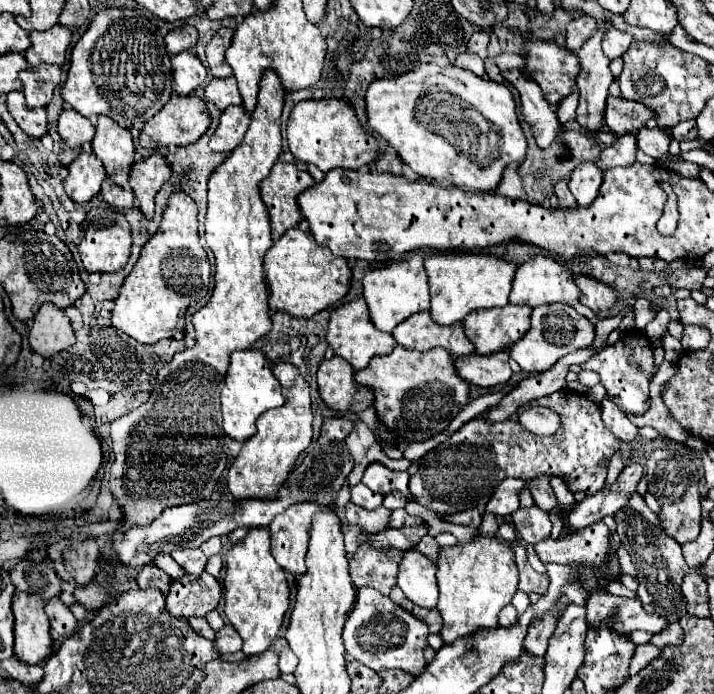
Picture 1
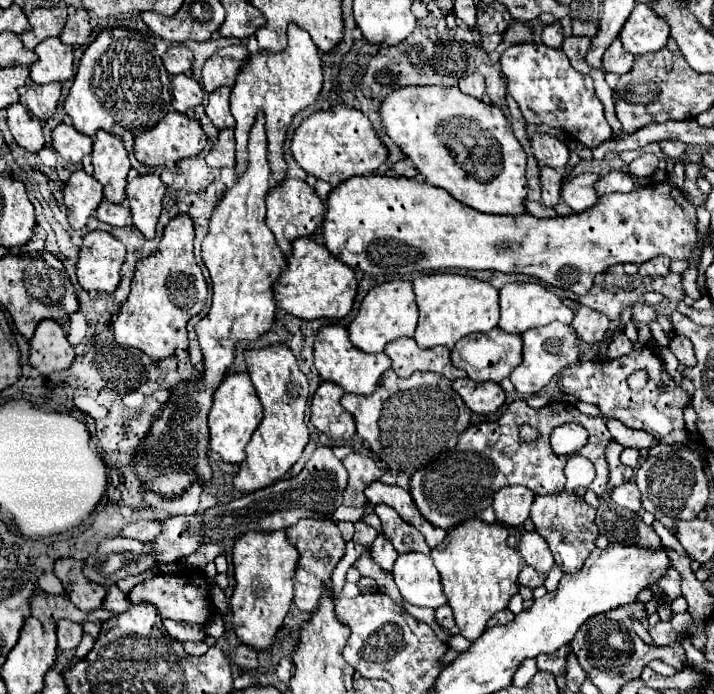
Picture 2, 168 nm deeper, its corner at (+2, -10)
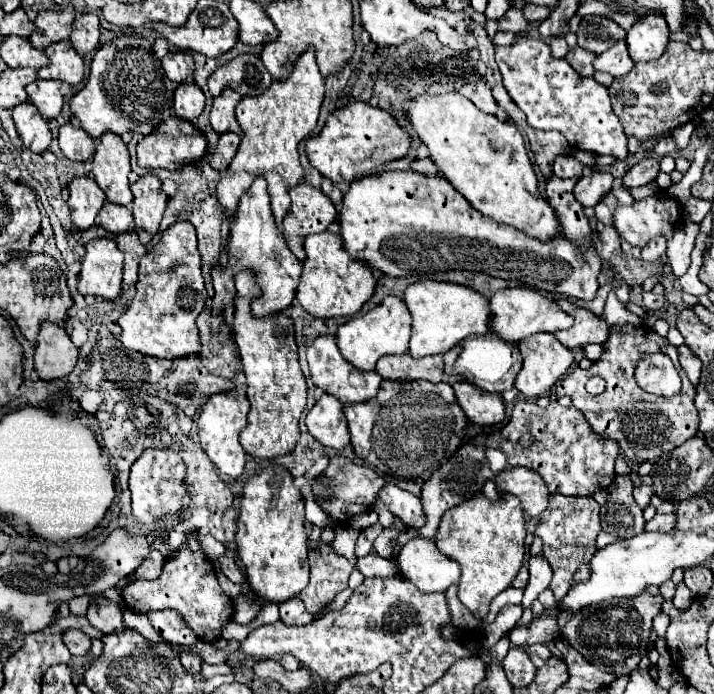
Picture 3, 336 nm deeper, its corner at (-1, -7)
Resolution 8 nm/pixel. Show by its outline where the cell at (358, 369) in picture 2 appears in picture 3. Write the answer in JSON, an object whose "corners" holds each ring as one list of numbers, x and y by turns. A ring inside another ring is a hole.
{"corners":[[322,335,318,337,308,349,306,349,306,359,310,363,310,379,316,387,324,389,324,393,334,395,336,399,340,399,340,403,362,403,362,401,370,401,378,389,382,379,378,377,378,373,370,371,370,373,358,373,358,369,354,369,352,365,346,365,346,361,342,361,342,355,338,353,338,345,334,341,332,335]]}

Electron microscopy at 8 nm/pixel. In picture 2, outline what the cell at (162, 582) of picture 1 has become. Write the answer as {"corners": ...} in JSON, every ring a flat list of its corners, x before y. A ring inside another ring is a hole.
{"corners":[[159,574,153,580,147,580,143,584,137,584,127,598,131,602,151,602,159,608,163,618,179,620,179,622,197,622,199,620,209,620,209,588,207,580,203,576,169,576,169,574]]}

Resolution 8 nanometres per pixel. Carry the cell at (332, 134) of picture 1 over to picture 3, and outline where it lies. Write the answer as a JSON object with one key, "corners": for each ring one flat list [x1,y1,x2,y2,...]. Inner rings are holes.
{"corners":[[356,101,348,103,328,117,324,129,316,137,308,139,306,155,310,163,332,183,352,183,356,179,372,175,382,163,406,157,410,141,412,137,388,111]]}

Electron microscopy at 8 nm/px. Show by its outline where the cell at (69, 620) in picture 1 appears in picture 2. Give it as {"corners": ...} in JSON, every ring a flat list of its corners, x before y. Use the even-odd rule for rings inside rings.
{"corners":[[59,620,57,624,57,642,59,642,59,650,73,650,79,646,83,636,81,624,75,624,71,620]]}

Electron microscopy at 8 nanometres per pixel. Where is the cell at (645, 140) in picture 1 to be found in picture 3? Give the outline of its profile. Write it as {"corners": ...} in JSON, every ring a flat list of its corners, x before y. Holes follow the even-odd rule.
{"corners":[[646,157,642,159,638,165,634,165,624,177,622,177,622,185,626,189,634,189,634,187,642,187,648,185,656,179,658,175,658,159,654,157]]}

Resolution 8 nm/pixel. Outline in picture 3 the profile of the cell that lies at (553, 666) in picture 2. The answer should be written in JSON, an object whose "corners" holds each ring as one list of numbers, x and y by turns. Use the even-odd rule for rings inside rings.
{"corners":[[528,645,528,647,524,647,524,651,528,653,530,661,532,661,536,667,542,667,542,665,546,663,546,659,552,655,546,645]]}

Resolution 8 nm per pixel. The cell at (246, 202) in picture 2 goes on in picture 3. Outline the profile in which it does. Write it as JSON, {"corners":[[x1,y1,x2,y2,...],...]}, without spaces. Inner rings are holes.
{"corners":[[256,177,252,183,252,189,248,189,238,207,238,217,232,221,230,229,230,239,226,245,228,253,228,265,222,271,220,261,216,261,216,273,214,273,214,317,210,321,212,329,220,329,222,321,222,311,226,305,232,305,234,299,234,273,242,269,252,269,256,273,256,281,262,289,262,297,252,303,252,313,254,315,270,315,286,309,294,297,296,297,296,287,300,283,300,273,302,273,302,263,290,253,286,247,284,237,278,233,274,217,270,213,270,197,266,191,266,181,262,177]]}

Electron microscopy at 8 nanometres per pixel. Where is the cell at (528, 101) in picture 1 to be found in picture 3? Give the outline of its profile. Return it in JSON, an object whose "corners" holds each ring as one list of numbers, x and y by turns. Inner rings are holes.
{"corners":[[560,157,554,161,554,175,560,179,572,179,572,177,582,177,584,165,572,157]]}

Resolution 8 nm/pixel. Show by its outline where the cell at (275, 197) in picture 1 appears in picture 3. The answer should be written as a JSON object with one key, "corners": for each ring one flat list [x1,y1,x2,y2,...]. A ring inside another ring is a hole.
{"corners":[[300,183,290,189,292,207,284,221,284,237,288,249,298,257,298,261,306,259,304,239,312,233,322,233,336,221,336,207,332,201,308,183]]}

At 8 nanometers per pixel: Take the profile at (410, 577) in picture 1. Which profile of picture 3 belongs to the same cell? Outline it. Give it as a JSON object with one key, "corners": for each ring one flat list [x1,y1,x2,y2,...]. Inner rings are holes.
{"corners":[[410,539,398,557,398,569,422,593,446,591,460,581,460,565,442,555,434,539]]}

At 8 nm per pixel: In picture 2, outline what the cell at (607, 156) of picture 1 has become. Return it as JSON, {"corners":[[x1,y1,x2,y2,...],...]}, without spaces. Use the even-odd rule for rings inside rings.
{"corners":[[611,170,603,178,599,178,595,188,597,188,597,194,603,196,609,192,631,192,635,188,635,184,633,184,631,174,627,174,623,170]]}

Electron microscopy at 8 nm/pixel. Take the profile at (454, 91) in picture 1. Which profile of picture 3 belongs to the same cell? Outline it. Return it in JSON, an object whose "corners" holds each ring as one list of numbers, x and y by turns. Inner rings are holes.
{"corners":[[460,93,418,97,418,101,408,105,408,121,428,147,438,171,476,211,498,223,512,225,542,243,562,235,558,215,540,195,524,139,512,123,500,123,498,117,474,109]]}

